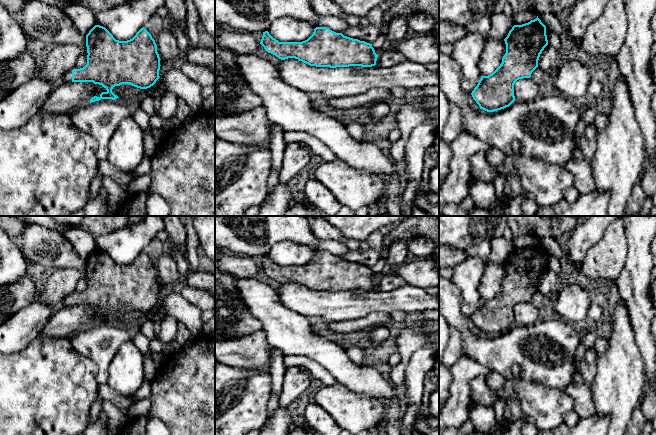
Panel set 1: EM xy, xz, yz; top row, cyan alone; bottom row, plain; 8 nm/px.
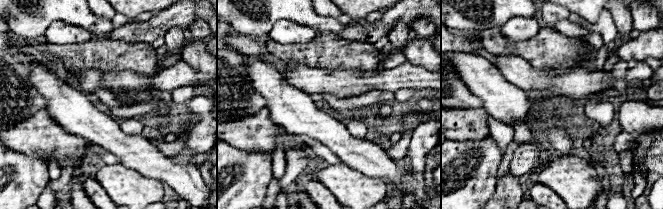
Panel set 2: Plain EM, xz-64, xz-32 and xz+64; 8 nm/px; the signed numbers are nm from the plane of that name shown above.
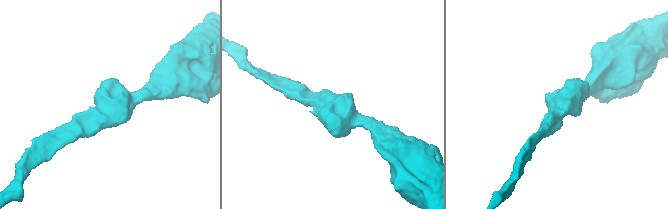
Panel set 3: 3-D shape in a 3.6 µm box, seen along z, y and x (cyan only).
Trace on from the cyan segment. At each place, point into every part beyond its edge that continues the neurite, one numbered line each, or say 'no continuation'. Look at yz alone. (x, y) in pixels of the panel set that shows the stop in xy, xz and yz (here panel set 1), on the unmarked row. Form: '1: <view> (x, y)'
no continuation

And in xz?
no continuation

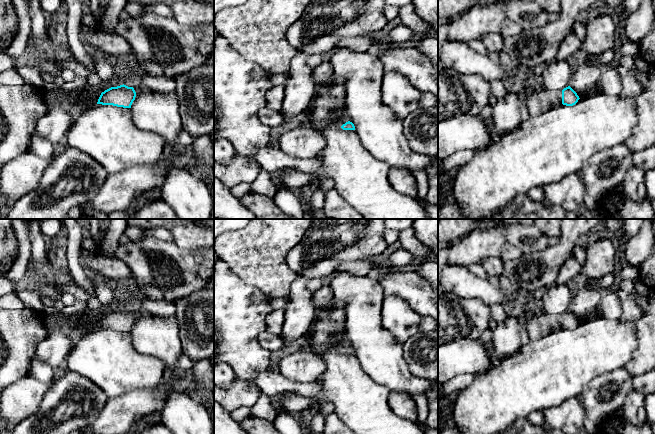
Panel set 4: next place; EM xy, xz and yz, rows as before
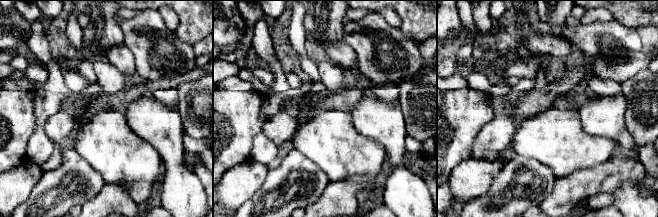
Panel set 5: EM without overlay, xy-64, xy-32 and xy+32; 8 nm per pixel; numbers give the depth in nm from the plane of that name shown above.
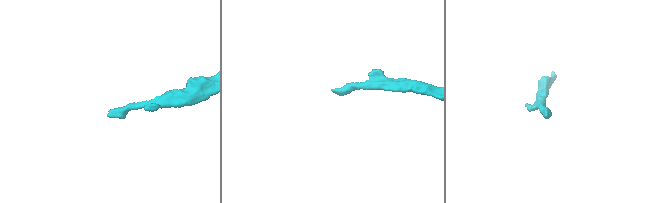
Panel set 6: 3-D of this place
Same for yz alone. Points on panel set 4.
1: yz (538, 323)

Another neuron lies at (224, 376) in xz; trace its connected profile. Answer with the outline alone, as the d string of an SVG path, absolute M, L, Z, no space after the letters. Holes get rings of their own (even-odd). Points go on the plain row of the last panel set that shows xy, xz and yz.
M214 362L214 386L229 388L236 378L233 369L225 362Z

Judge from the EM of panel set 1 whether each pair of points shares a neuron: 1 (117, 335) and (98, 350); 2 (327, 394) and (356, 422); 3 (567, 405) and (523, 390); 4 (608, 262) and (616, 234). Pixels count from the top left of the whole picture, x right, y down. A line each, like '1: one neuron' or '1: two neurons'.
1: one neuron
2: one neuron
3: one neuron
4: one neuron

